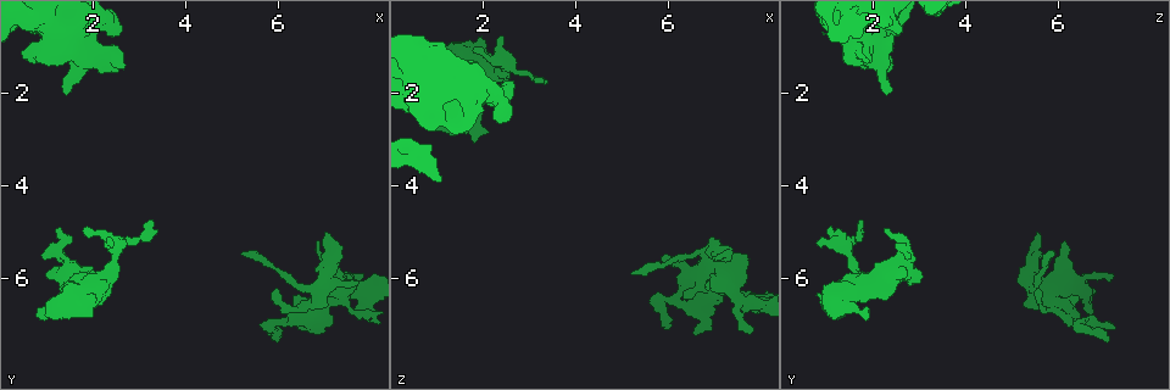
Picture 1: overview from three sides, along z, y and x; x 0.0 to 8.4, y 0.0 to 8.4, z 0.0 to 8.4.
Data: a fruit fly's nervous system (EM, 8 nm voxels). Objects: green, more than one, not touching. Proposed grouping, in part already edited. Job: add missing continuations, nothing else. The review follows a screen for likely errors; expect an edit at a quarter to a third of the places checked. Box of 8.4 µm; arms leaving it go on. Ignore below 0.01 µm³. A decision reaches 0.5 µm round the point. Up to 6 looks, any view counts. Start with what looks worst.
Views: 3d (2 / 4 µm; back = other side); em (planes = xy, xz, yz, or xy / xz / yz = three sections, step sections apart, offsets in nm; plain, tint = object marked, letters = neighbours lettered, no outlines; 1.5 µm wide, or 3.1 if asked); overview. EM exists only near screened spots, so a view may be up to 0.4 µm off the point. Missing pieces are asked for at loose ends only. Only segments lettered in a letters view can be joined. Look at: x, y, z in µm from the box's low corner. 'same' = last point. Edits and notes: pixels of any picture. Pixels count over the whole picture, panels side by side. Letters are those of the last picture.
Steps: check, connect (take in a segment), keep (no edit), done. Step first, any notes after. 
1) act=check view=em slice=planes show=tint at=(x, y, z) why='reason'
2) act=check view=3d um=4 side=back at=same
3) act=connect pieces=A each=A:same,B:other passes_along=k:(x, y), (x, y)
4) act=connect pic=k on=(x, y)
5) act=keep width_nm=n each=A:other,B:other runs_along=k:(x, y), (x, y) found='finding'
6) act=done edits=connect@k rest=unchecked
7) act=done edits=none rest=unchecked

act=check view=3d um=4 at=(2.60, 1.50, 1.80) why='free end'

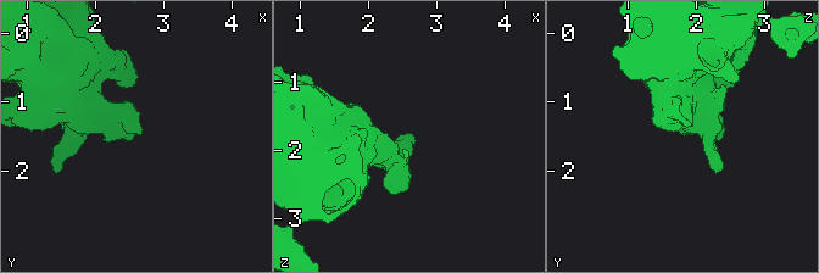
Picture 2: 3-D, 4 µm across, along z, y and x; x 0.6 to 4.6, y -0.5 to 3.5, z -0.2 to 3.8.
act=check view=em slice=yz step=4 show=tint at=(2.60, 1.50, 1.70) why='now the EM'

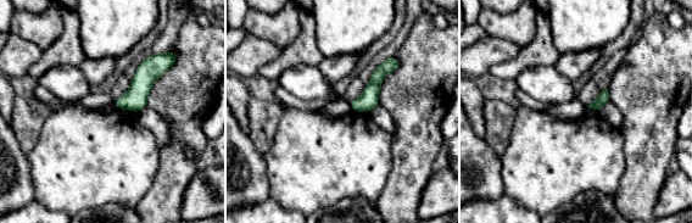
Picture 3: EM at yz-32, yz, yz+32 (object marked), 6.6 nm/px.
act=check view=em slice=xz step=8 show=letters at=same

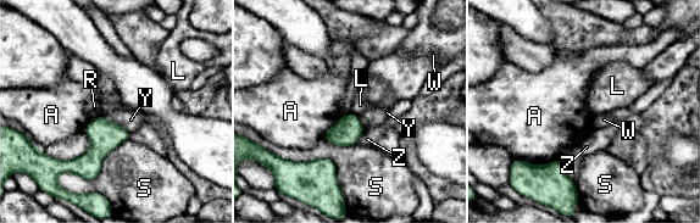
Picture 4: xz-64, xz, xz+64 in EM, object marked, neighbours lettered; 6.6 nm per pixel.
act=keep each=A:other,L:other,R:other,S:other,W:other,Y:other,Z:other found='none of them fits'

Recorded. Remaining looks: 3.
act=check view=em slice=planes show=letters at=(1.25, 5.00, 2.25) why='tapers out'

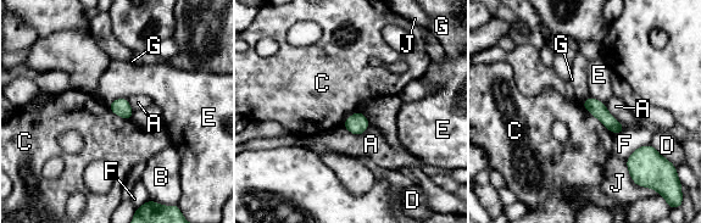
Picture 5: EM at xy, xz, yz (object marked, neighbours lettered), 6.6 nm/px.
act=keep each=A:other,B:other,C:other,D:other,E:other,F:other,G:other,J:other found='none of them fits'

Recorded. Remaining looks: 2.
act=check view=3d um=4 side=back at=(7.75, 5.85, 7.10) why='thin end'

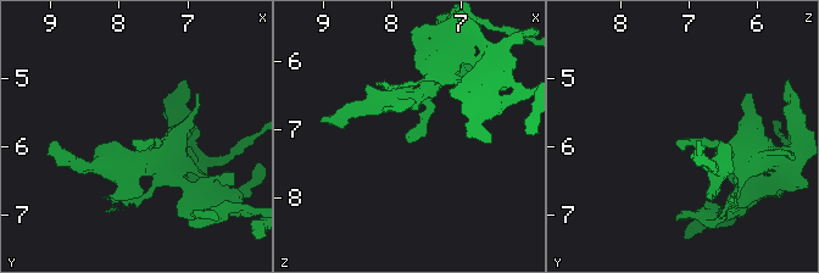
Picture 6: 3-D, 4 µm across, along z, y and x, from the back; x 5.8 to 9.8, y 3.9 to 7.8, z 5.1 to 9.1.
act=check view=em slice=planes show=letters at=(7.75, 5.85, 7.15) why='need the tissue'

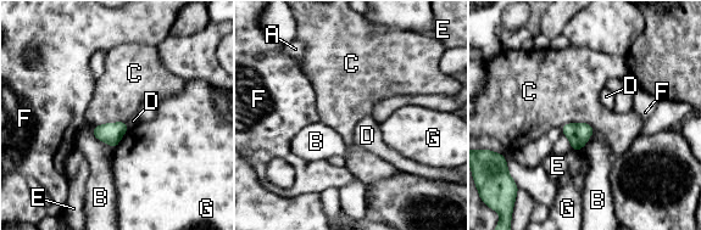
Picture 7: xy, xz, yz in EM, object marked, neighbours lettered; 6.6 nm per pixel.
act=keep width_nm=140 longest_contact=C:240nm each=A:other,B:other,C:other,D:other,E:other,F:other,G:other found='none of them fits'

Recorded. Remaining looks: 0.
act=done edits=none rest=unchecked

